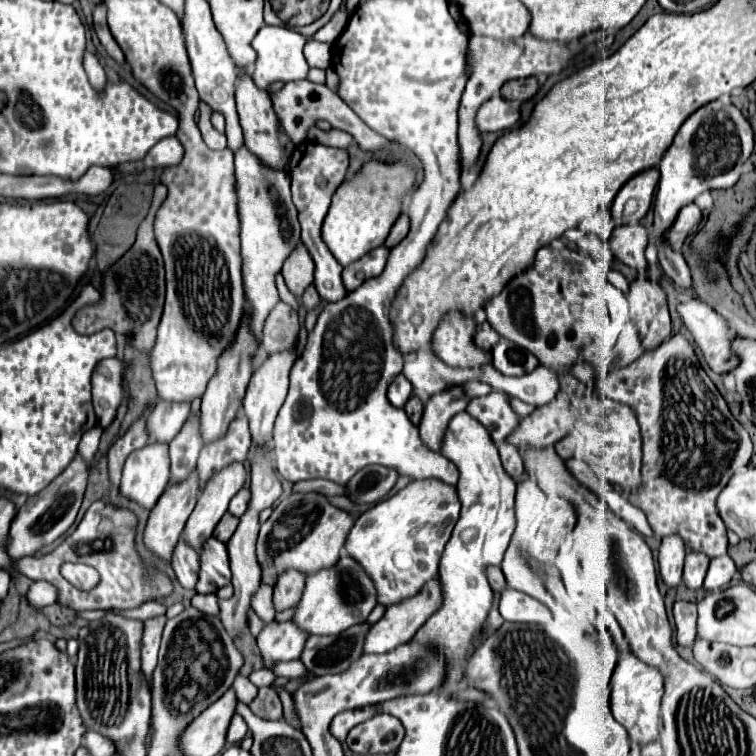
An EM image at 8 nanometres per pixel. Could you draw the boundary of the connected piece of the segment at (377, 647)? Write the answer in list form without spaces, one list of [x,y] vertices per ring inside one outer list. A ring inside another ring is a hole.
[[[438,578],[436,580],[430,580],[422,590],[420,594],[412,596],[412,598],[406,598],[404,602],[400,604],[394,604],[386,610],[386,614],[374,624],[370,626],[366,638],[364,638],[364,646],[362,646],[362,652],[364,654],[388,654],[390,650],[394,650],[396,646],[402,646],[406,642],[410,642],[416,634],[416,630],[440,608],[442,604],[442,592],[440,592],[440,582]]]

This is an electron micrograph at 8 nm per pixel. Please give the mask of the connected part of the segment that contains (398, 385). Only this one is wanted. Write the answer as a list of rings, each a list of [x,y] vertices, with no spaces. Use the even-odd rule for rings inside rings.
[[[398,374],[392,384],[388,386],[388,400],[396,406],[396,408],[404,408],[404,404],[408,402],[408,398],[412,396],[412,386],[410,380],[404,374]]]

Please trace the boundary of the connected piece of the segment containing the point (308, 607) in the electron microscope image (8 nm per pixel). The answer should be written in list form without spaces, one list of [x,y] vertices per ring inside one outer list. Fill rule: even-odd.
[[[342,556],[336,566],[320,570],[318,574],[310,574],[306,578],[306,588],[302,600],[296,606],[292,622],[310,636],[334,636],[348,630],[352,624],[364,622],[374,606],[376,590],[372,586],[372,580],[366,576],[358,562]]]

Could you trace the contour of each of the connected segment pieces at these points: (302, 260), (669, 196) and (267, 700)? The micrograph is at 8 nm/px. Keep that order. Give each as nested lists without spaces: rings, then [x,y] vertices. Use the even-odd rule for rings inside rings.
[[[300,244],[288,256],[288,260],[284,262],[284,268],[282,268],[282,276],[284,276],[288,290],[296,298],[300,298],[304,294],[304,290],[314,282],[314,262],[312,262],[306,246]]]
[[[714,100],[706,106],[702,106],[698,112],[694,112],[678,130],[674,136],[674,142],[670,150],[666,150],[658,170],[660,170],[660,182],[656,190],[654,200],[654,238],[652,246],[658,252],[658,260],[662,264],[664,274],[676,284],[676,288],[691,289],[692,278],[688,264],[680,250],[674,250],[662,234],[670,230],[674,224],[674,218],[678,216],[678,210],[690,202],[694,202],[696,196],[700,196],[704,190],[714,188],[730,188],[740,178],[740,168],[748,160],[754,148],[754,132],[750,122],[742,116],[742,112],[734,104],[724,104],[720,100]]]
[[[260,688],[256,698],[250,702],[250,710],[266,720],[278,720],[282,716],[282,702],[272,688]]]

